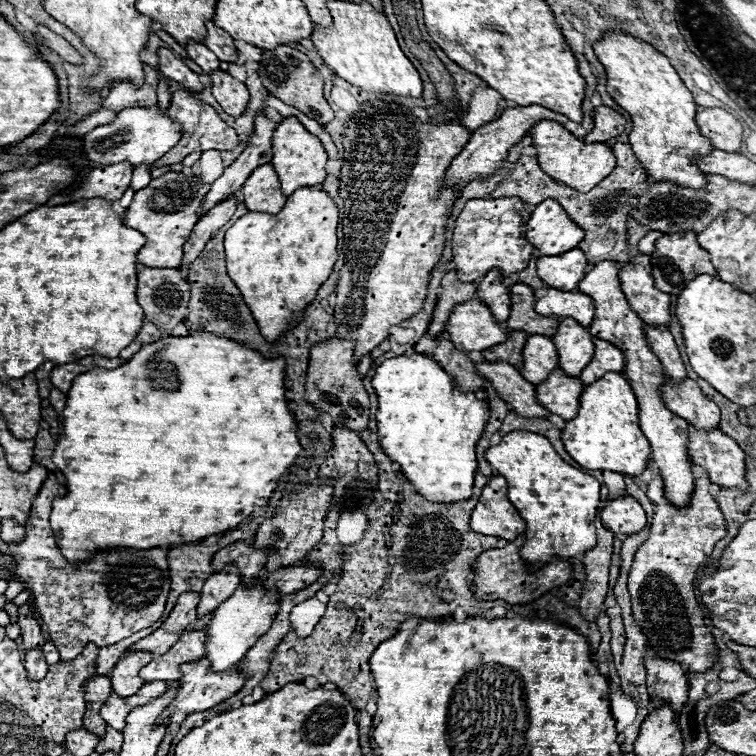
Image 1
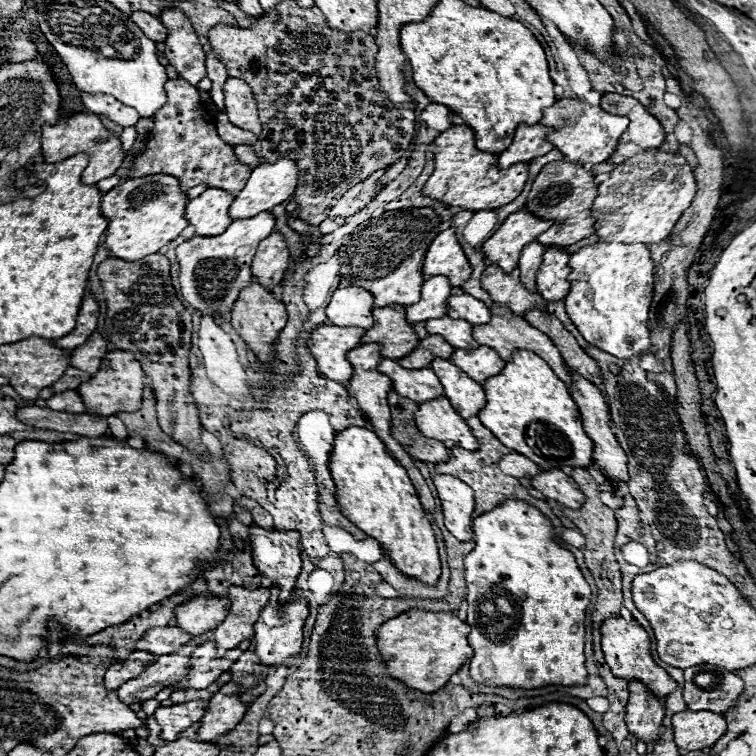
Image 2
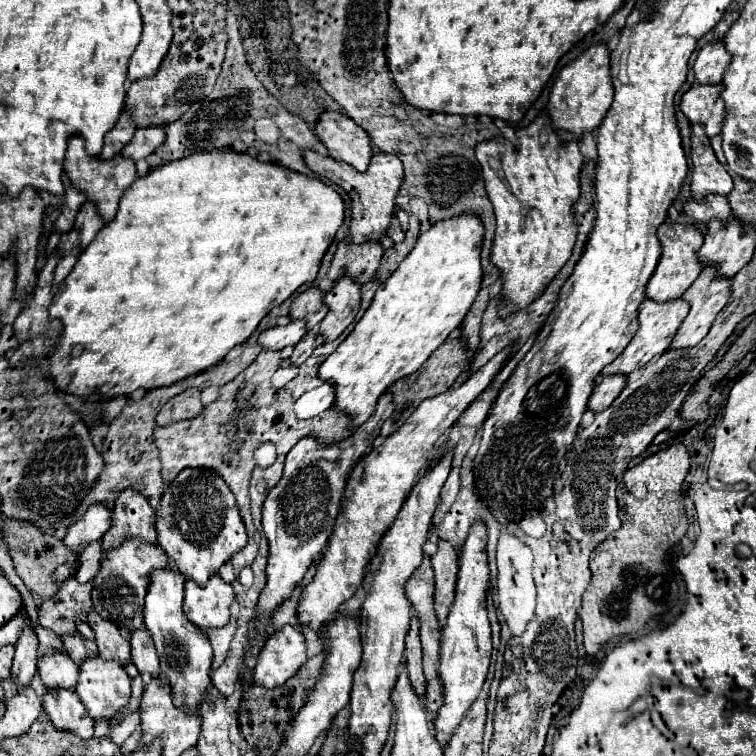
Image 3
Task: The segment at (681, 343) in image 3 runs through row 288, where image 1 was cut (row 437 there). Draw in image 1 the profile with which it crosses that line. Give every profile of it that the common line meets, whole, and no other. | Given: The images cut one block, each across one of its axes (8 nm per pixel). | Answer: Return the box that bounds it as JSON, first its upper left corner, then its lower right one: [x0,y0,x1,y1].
[688,426,746,490]

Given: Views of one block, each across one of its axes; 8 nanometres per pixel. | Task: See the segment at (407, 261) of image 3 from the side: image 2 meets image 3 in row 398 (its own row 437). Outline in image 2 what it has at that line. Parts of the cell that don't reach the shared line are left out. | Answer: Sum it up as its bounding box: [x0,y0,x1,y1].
[328,426,440,586]

